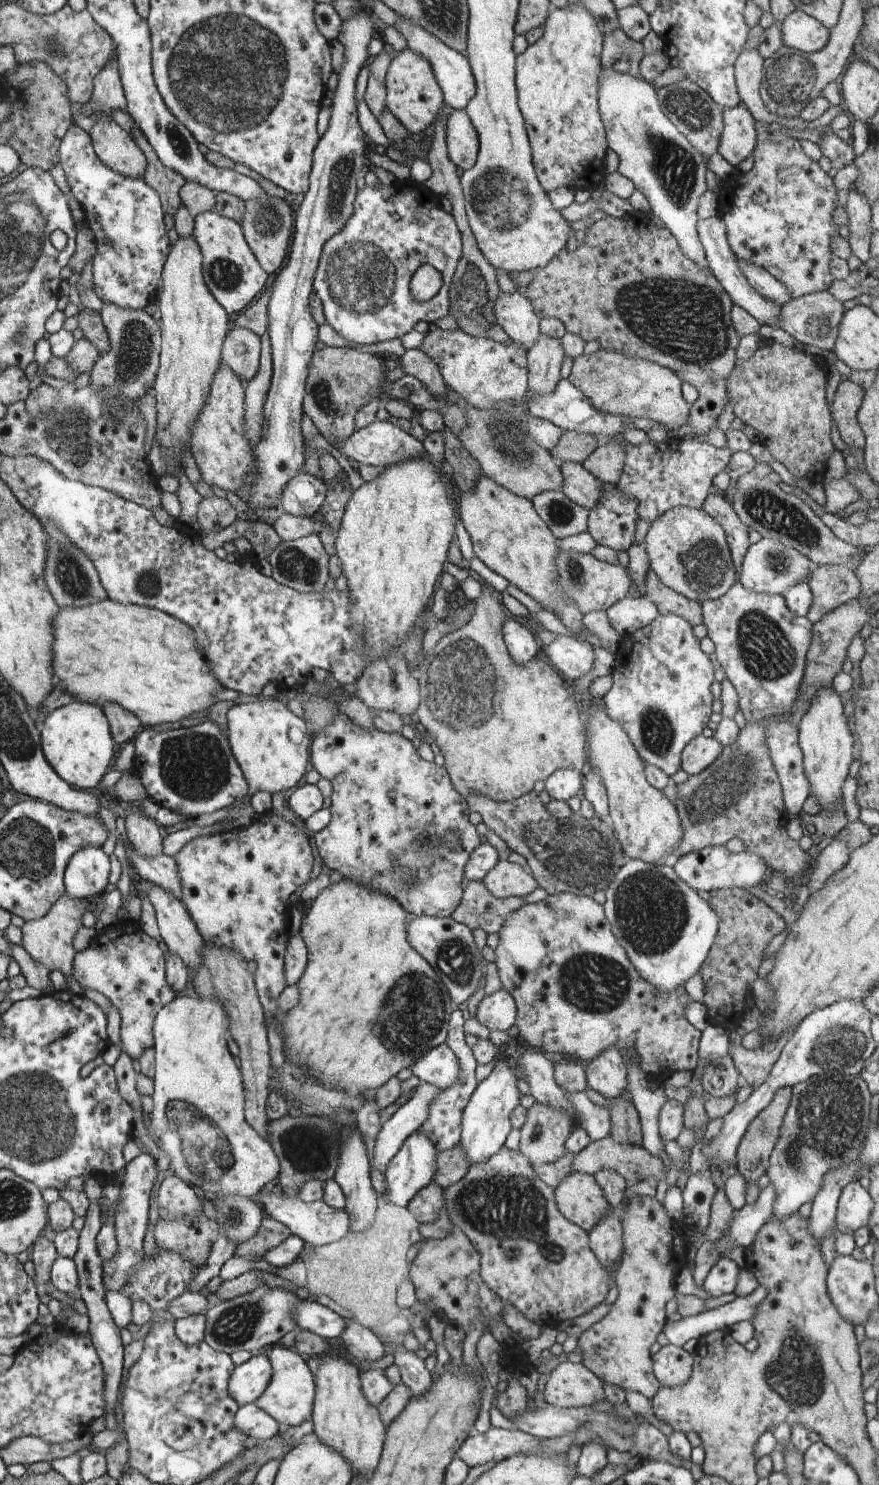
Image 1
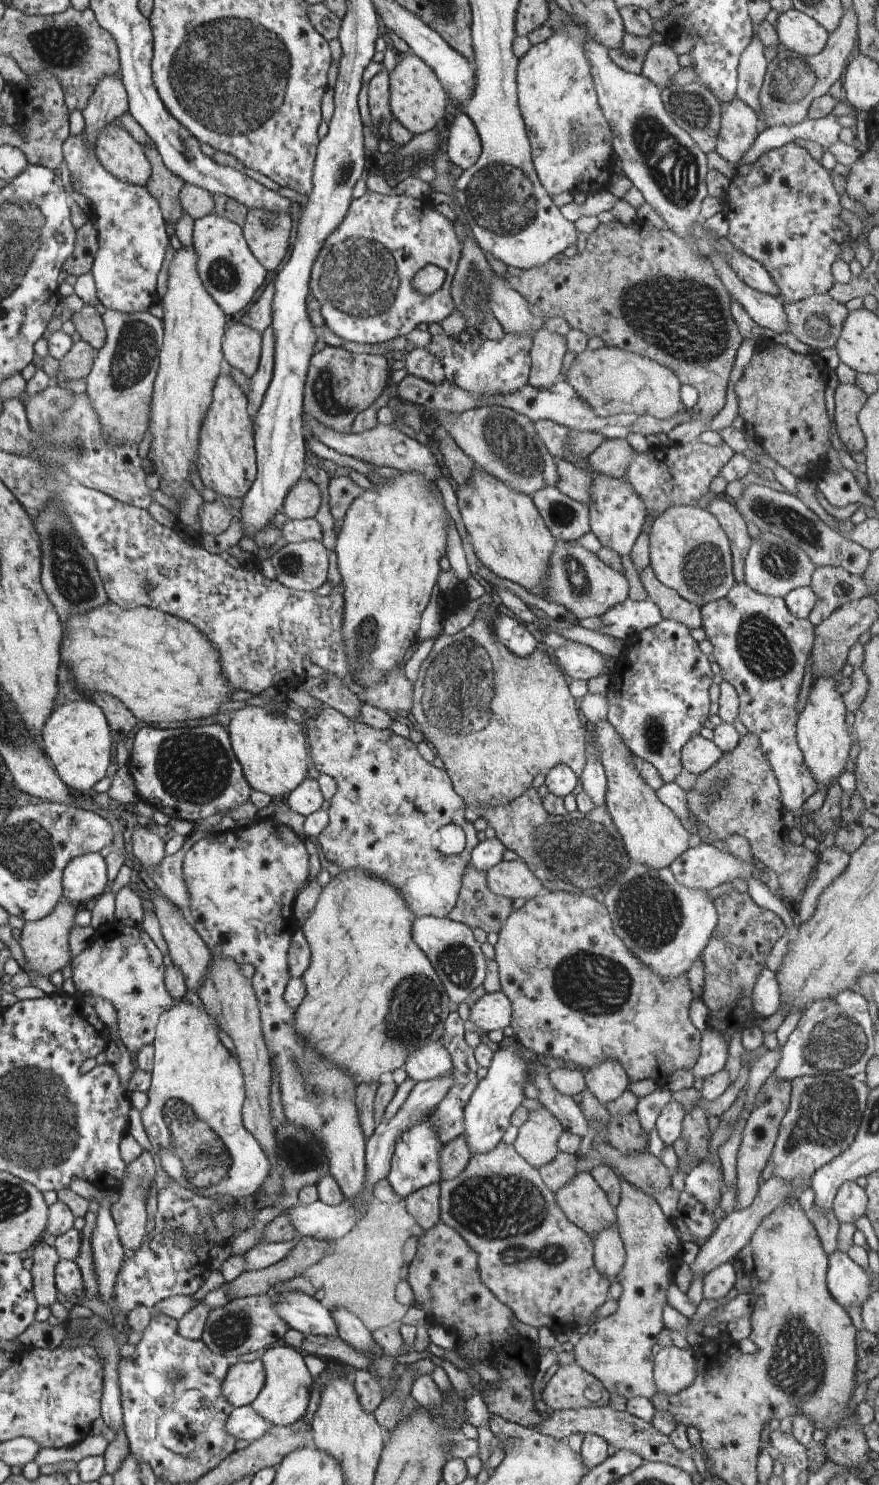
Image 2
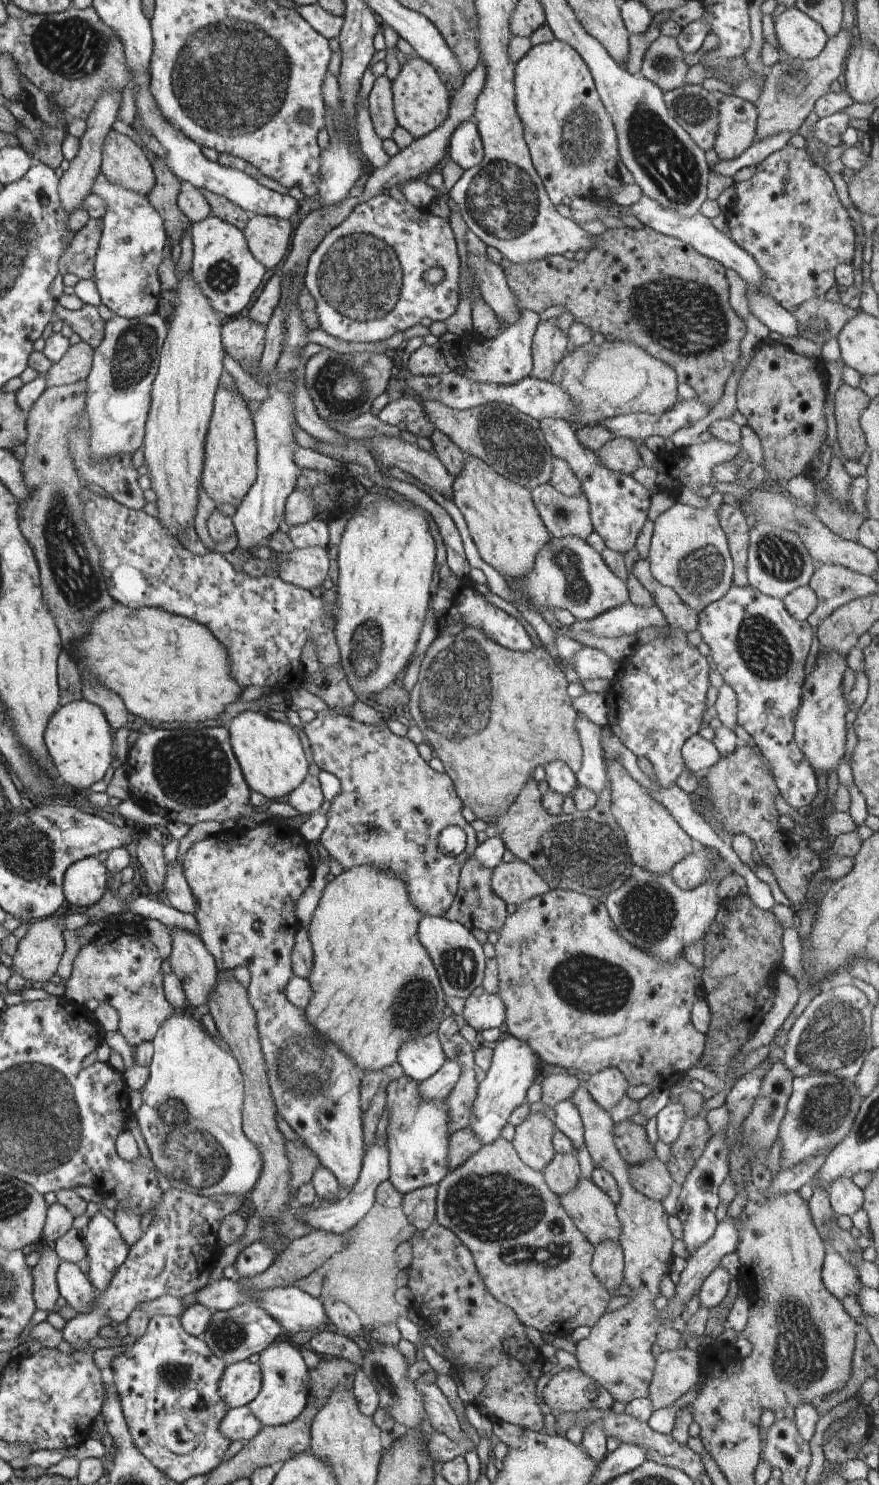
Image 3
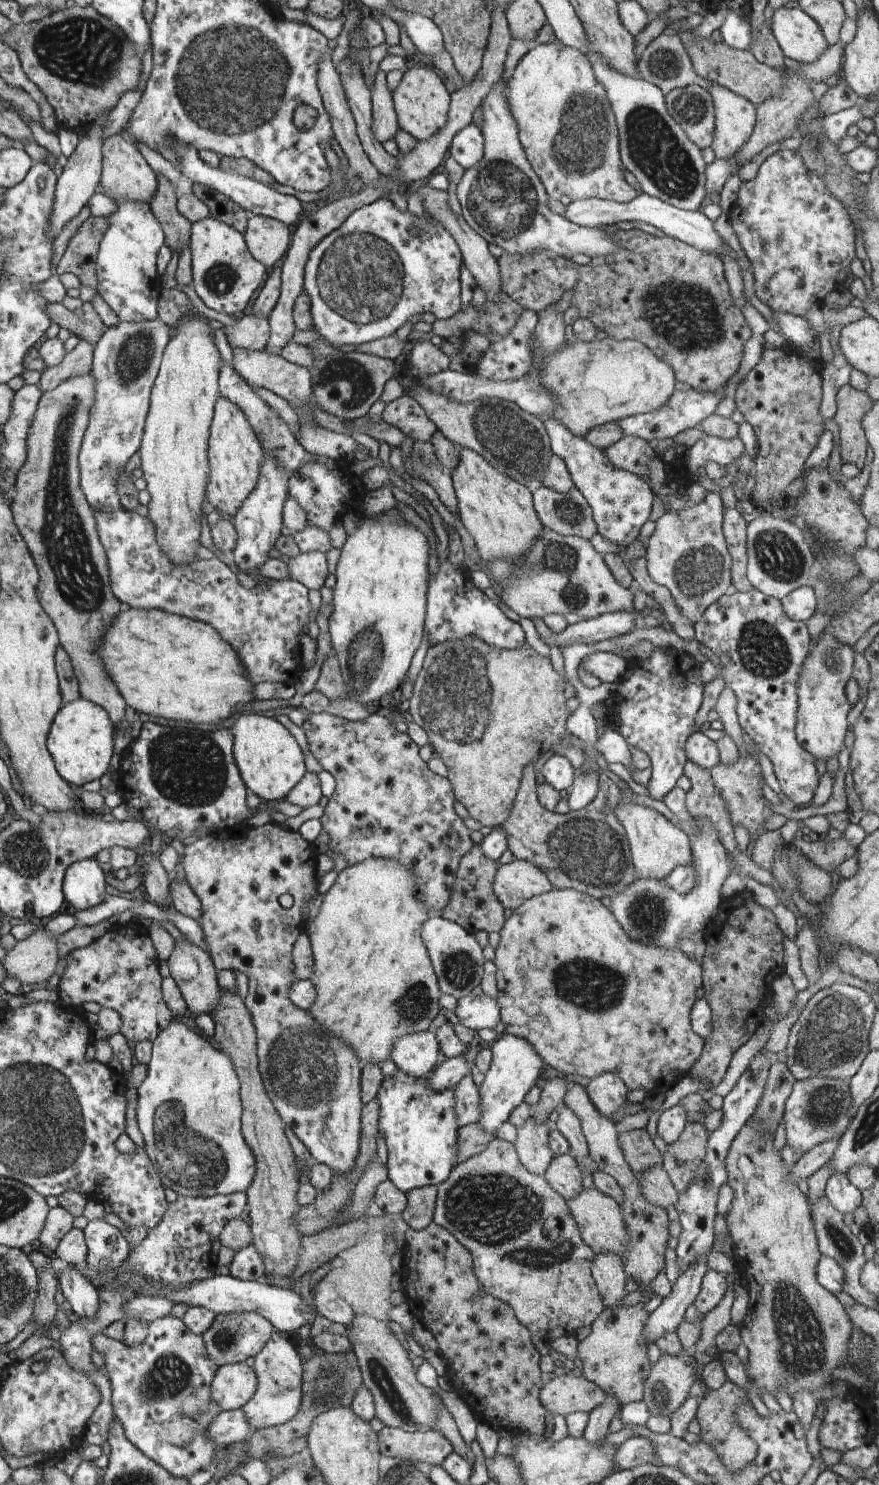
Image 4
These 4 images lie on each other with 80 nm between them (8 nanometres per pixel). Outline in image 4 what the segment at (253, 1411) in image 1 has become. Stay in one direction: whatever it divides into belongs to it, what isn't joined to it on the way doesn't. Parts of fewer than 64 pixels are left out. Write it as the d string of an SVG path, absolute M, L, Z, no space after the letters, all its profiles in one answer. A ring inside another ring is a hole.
M238 1409L218 1413L210 1421L207 1435L215 1443L229 1446L238 1441L248 1440L252 1437L253 1431L246 1415Z

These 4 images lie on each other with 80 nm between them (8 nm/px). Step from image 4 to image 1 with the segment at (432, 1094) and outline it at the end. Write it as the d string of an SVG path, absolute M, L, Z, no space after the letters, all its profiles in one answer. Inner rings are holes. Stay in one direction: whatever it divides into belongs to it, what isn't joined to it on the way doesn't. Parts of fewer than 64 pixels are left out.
M414 1131L410 1136L407 1136L384 1172L387 1186L385 1200L397 1206L407 1207L412 1197L433 1181L437 1171L438 1153L436 1145L426 1133Z

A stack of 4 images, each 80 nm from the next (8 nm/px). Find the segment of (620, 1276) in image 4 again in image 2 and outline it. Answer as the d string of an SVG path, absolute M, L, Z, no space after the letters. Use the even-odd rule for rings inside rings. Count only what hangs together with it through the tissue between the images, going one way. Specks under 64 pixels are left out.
M618 1228L604 1229L592 1240L595 1267L602 1276L614 1282L625 1263L625 1248Z

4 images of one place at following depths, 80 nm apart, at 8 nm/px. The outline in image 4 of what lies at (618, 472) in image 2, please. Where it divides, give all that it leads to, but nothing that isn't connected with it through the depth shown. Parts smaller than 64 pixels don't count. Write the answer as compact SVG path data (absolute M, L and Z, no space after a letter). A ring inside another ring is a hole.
M626 434L618 442L605 449L610 462L618 468L645 478L648 463L658 456L646 439Z

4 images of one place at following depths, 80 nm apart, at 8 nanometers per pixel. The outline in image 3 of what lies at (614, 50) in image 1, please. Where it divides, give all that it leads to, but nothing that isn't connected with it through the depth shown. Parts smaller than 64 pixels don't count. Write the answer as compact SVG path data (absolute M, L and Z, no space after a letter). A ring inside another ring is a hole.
M665 10L656 13L650 23L650 26L644 32L637 35L630 35L630 54L627 62L622 65L628 72L631 72L632 74L640 74L645 52L648 50L648 47L652 44L652 42L661 35L660 24L672 19L671 12L673 11Z

